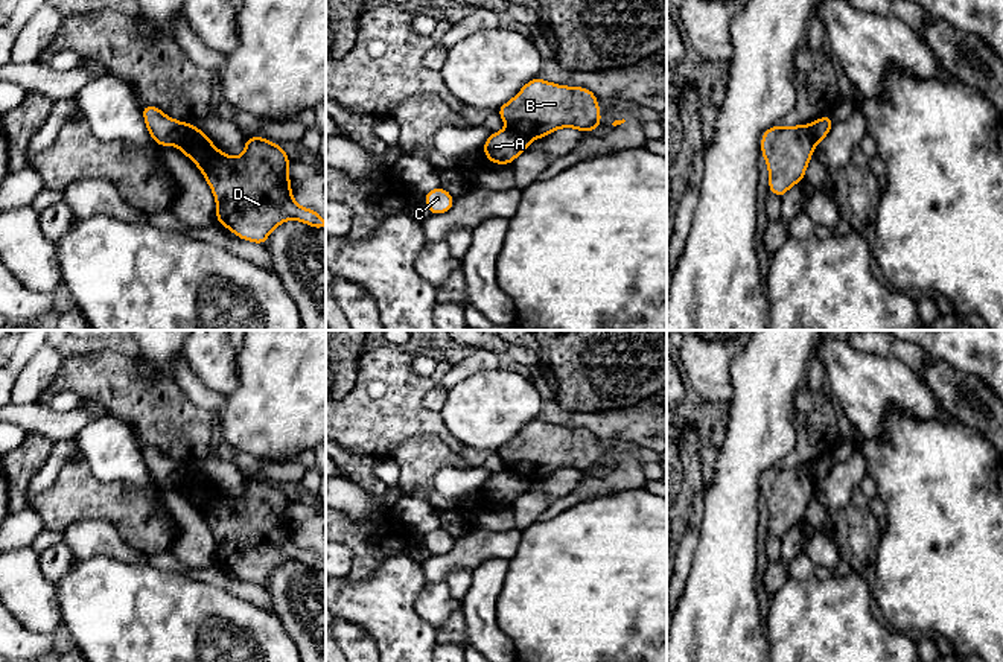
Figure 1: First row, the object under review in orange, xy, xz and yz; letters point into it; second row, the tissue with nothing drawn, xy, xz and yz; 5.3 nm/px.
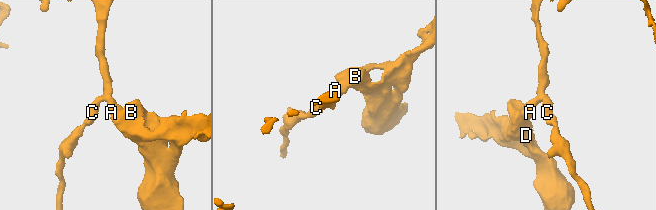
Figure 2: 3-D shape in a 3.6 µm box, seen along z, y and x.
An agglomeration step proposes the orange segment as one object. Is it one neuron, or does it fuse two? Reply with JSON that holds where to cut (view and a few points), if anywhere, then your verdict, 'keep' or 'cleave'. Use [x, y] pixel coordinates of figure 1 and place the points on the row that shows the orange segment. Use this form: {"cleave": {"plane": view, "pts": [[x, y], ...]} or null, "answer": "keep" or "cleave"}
{"cleave": {"plane": "xy", "pts": [[189, 125], [178, 146]]}, "answer": "cleave"}

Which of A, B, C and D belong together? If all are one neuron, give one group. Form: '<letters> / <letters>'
A C / B D

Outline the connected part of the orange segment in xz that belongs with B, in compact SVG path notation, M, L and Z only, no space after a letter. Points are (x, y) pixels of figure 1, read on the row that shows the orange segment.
M540 78L528 81L496 113L514 131L543 138L559 128L594 132L601 126L598 97L586 87L566 87Z

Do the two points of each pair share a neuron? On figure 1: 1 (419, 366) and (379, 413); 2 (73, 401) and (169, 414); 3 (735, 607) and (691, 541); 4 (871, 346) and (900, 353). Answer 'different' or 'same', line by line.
1: different
2: different
3: different
4: same

